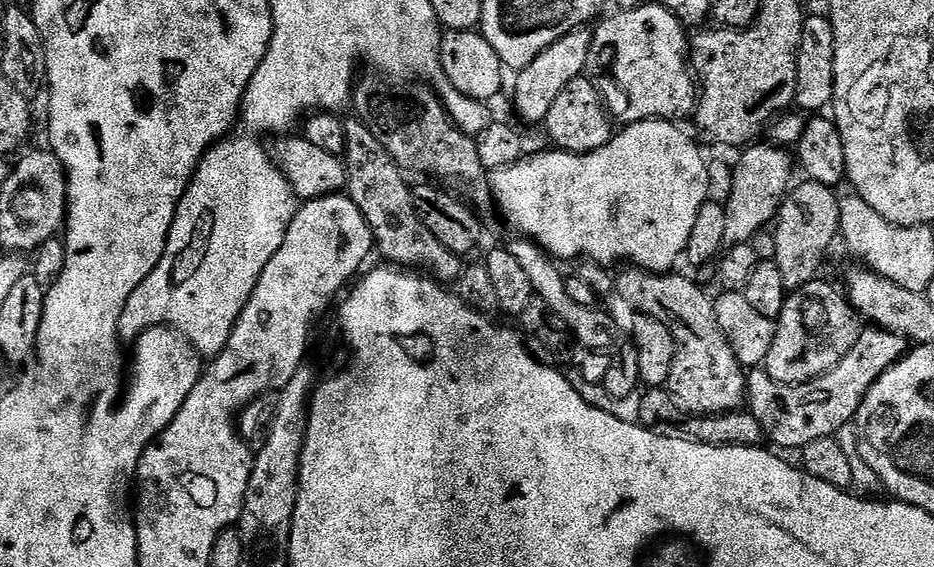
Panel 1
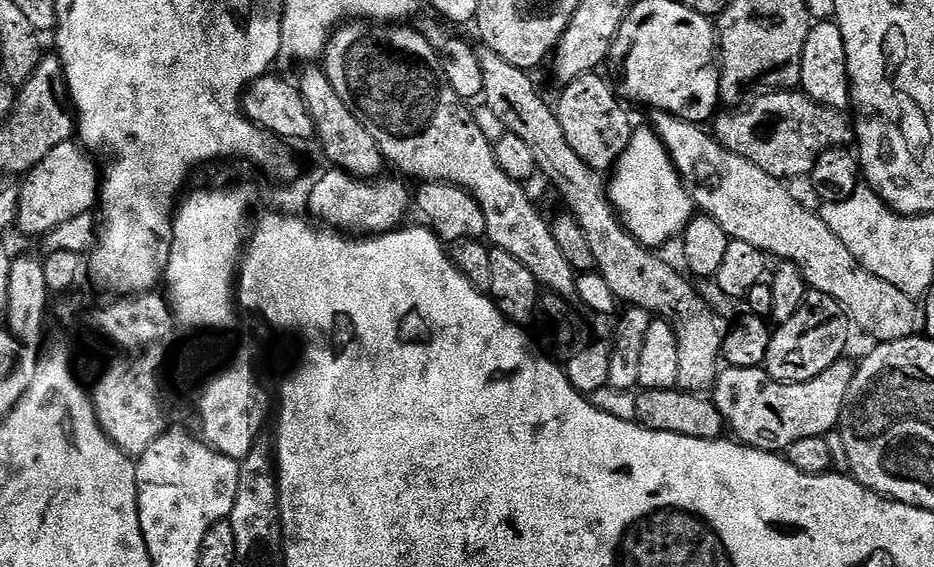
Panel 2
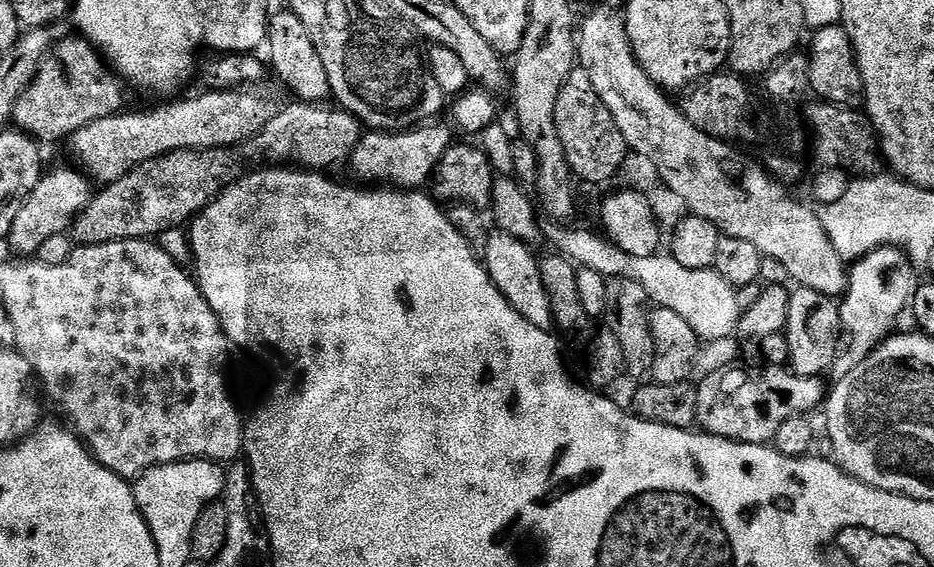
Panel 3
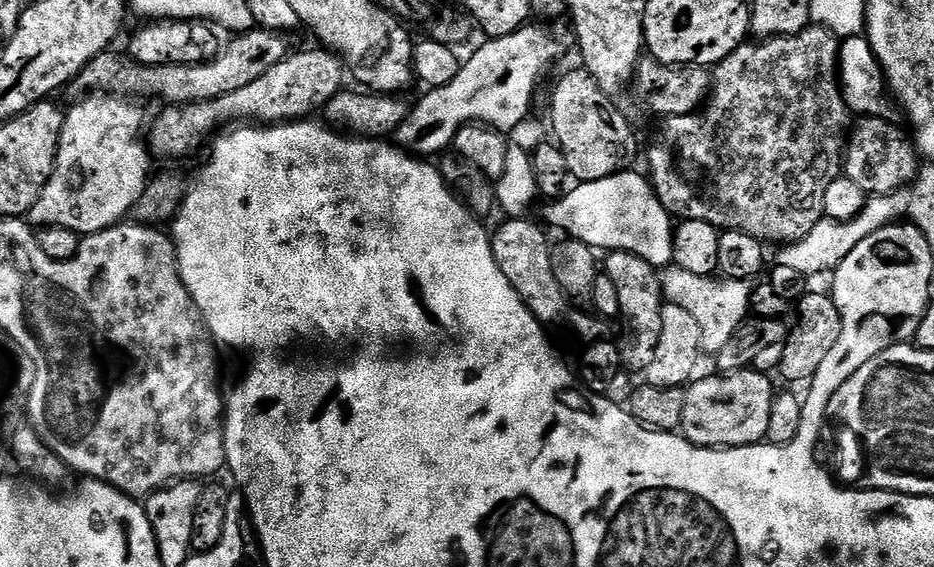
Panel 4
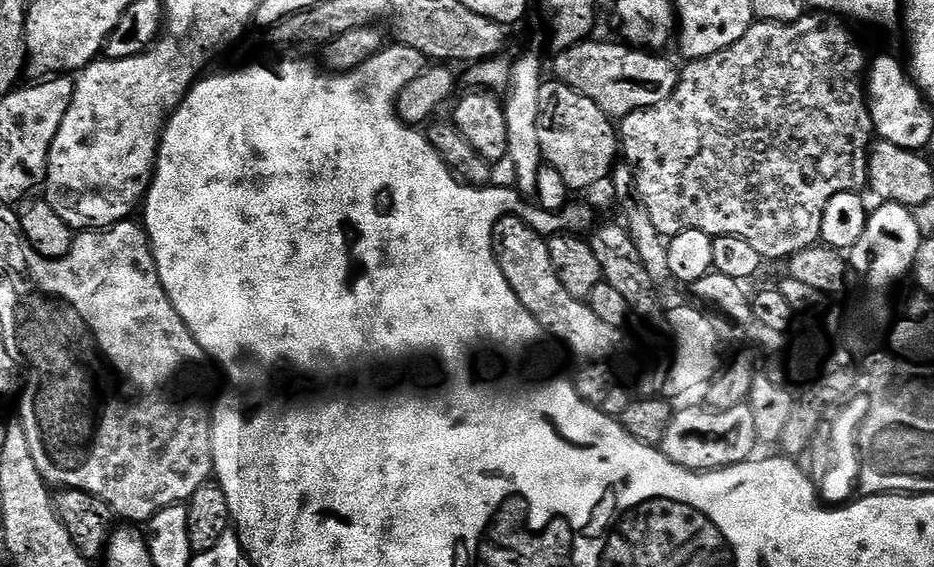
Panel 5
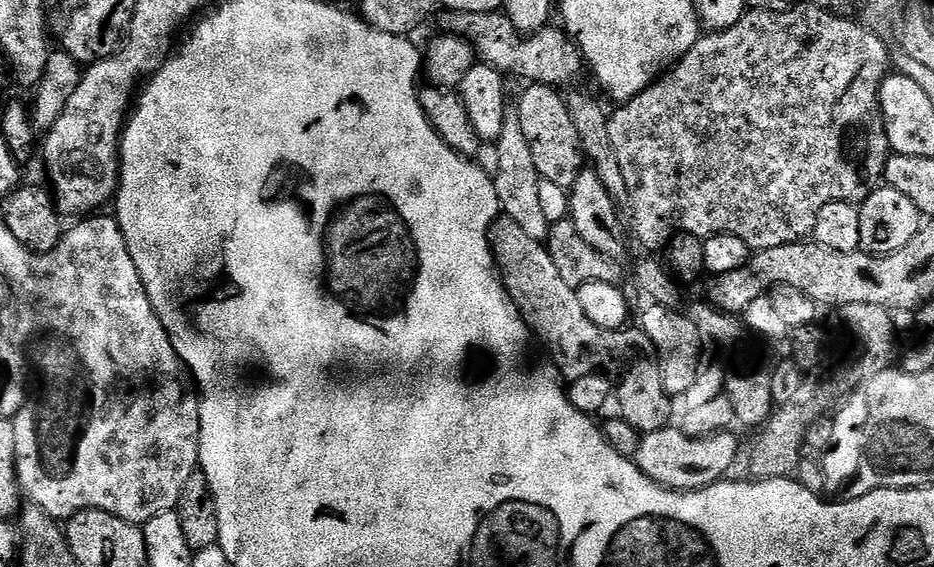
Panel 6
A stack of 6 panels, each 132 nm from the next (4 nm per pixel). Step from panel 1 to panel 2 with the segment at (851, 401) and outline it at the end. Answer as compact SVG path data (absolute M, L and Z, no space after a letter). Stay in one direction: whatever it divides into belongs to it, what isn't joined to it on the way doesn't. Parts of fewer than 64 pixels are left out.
M841 358L837 360L834 366L830 366L827 370L825 370L822 374L818 374L818 378L810 378L806 382L802 382L801 384L783 384L782 382L778 382L775 380L773 376L769 376L767 371L763 367L759 368L733 368L731 366L721 367L715 384L712 385L710 389L710 400L713 404L715 404L716 409L722 414L722 418L724 419L724 423L726 425L727 431L731 433L733 437L739 443L749 447L749 448L758 448L761 452L770 452L773 454L783 453L790 446L790 442L798 442L801 438L814 438L815 436L823 436L827 437L829 435L828 431L835 429L837 425L840 423L840 414L842 412L842 406L844 405L844 398L846 396L846 390L850 382L852 381L852 374L854 371L854 364L851 364L848 361L848 358Z

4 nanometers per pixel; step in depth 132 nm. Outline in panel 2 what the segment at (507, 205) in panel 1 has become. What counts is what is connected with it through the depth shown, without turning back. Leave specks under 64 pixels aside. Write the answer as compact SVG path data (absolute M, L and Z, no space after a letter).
M648 126L633 131L632 141L611 169L606 189L625 230L649 250L659 249L668 240L679 237L694 215L694 205L672 166L672 159Z

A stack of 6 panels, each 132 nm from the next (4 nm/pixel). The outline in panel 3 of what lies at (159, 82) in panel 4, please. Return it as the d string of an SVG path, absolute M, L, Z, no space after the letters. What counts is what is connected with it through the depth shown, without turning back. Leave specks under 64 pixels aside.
M75 35L68 36L65 40L57 39L53 43L52 50L42 62L34 82L30 82L30 86L24 91L22 98L18 98L12 111L11 123L19 131L27 132L33 140L44 146L56 144L59 140L67 141L78 130L82 130L82 126L86 126L98 118L117 116L126 108L126 104L124 104L125 81L121 80L109 67L95 44L84 39L83 35Z

